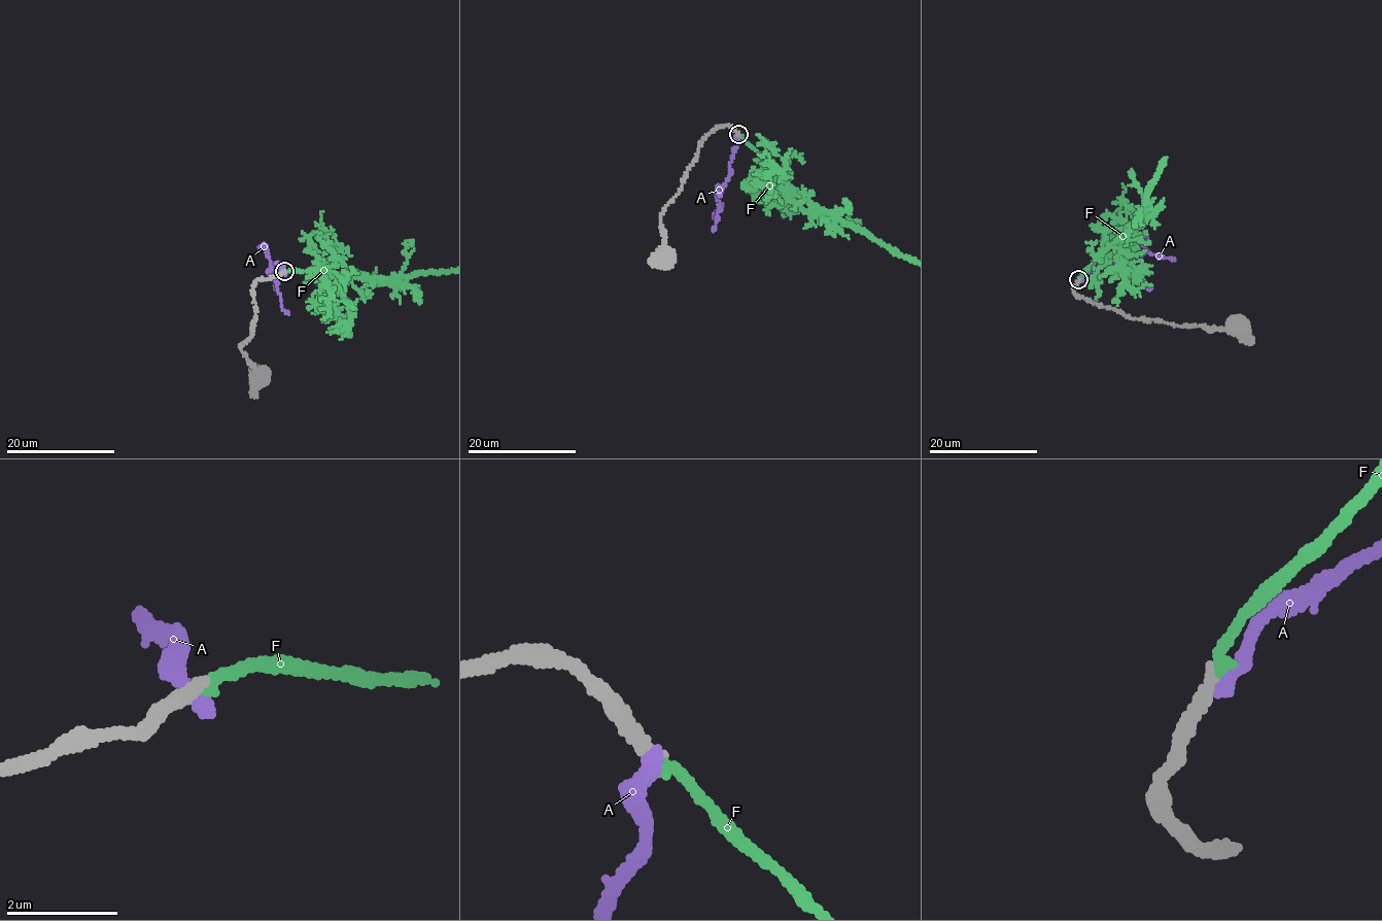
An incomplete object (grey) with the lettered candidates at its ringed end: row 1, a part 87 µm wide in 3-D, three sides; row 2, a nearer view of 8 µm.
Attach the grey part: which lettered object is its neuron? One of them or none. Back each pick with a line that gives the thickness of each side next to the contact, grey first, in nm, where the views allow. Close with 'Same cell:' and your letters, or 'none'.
F: Thickness 280 nm (grey) against 240 nm
Same cell: F

